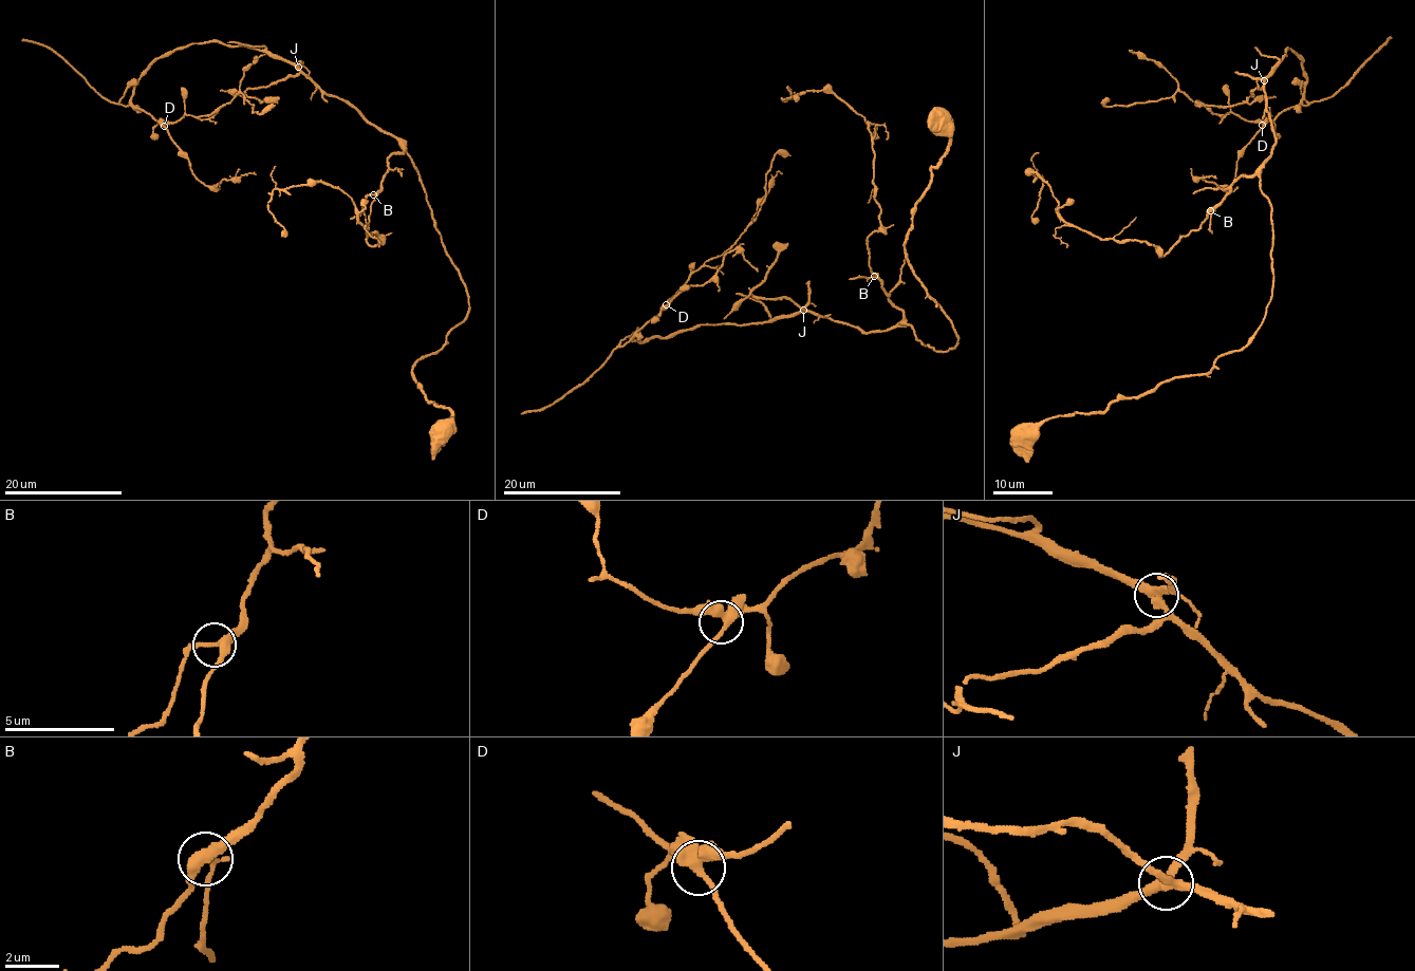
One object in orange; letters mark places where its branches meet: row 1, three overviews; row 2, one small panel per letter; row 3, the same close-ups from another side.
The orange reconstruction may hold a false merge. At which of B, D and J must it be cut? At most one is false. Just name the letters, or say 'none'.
none

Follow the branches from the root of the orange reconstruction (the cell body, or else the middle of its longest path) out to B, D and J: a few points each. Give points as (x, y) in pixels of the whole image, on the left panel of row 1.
B: (446, 429), (452, 413), (422, 391), (413, 365), (464, 319), (468, 293), (405, 150), (387, 160), (373, 194)
D: (446, 429), (413, 365), (468, 293), (395, 137), (219, 42), (138, 79), (131, 103), (164, 126)
J: (446, 429), (452, 413), (429, 402), (413, 367), (464, 318), (464, 282), (405, 148), (297, 67)

